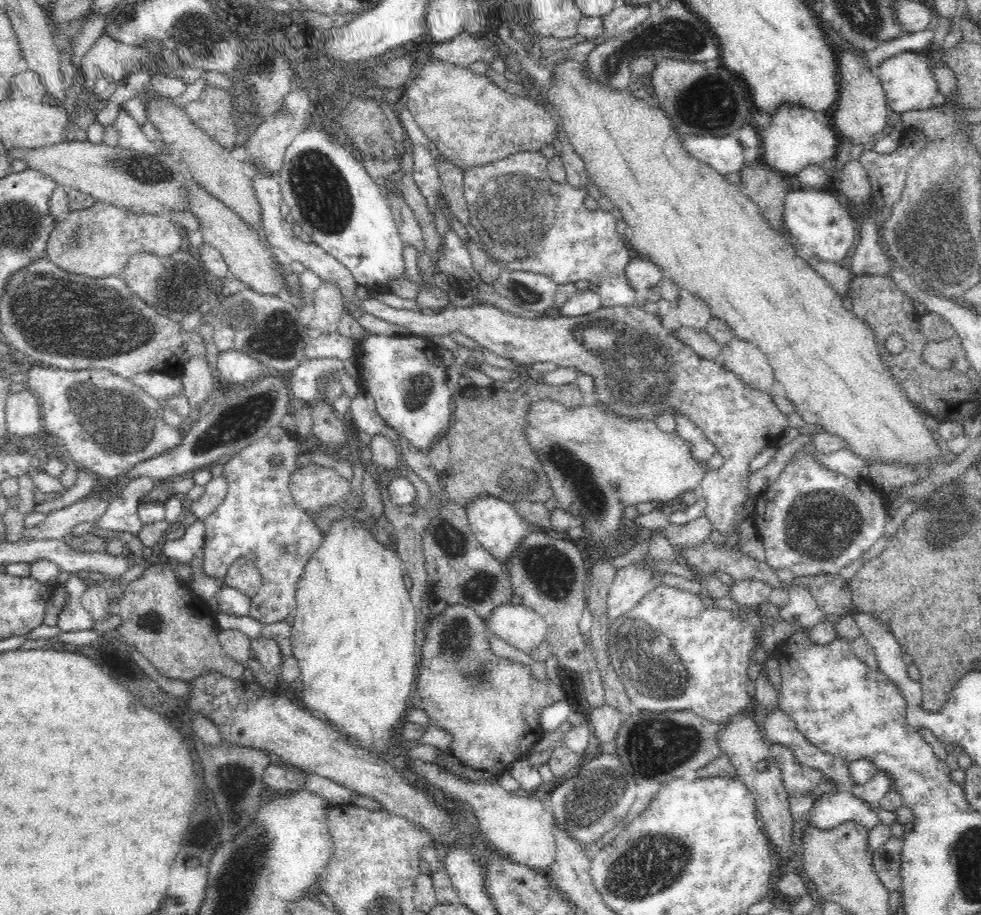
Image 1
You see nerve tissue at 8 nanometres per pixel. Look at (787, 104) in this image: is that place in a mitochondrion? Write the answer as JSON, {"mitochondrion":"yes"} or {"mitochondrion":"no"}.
{"mitochondrion":"no"}

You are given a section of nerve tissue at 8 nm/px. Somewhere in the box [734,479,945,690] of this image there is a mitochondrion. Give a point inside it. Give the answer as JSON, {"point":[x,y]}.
{"point":[821,527]}

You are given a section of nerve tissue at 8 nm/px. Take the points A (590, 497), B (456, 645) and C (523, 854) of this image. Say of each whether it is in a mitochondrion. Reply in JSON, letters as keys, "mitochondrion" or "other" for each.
{"A":"mitochondrion","B":"mitochondrion","C":"other"}

